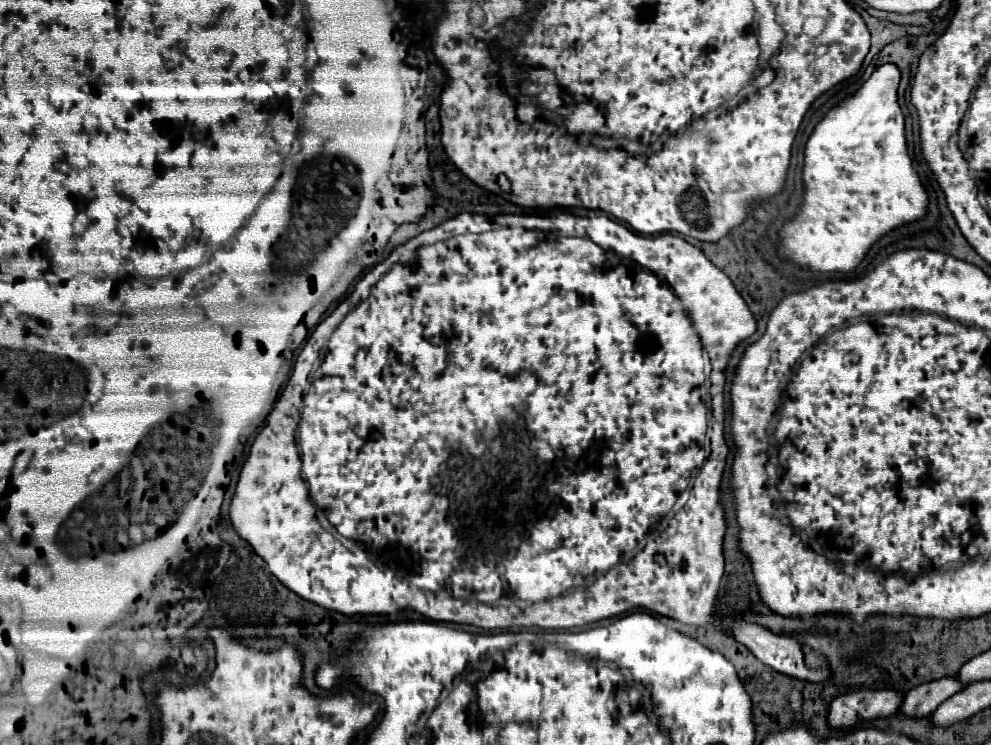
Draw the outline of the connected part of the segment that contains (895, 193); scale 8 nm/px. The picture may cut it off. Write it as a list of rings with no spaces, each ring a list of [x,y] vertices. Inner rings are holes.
[[[897,64],[879,66],[851,98],[829,110],[815,126],[805,148],[805,202],[801,212],[781,230],[779,254],[783,258],[817,272],[851,272],[881,234],[925,216],[927,194],[907,154],[905,120],[897,104],[899,80],[901,72]]]

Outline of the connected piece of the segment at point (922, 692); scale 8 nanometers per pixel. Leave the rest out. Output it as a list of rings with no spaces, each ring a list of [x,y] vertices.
[[[943,676],[939,680],[921,684],[905,694],[901,712],[907,716],[929,716],[941,702],[967,688],[957,676]]]

